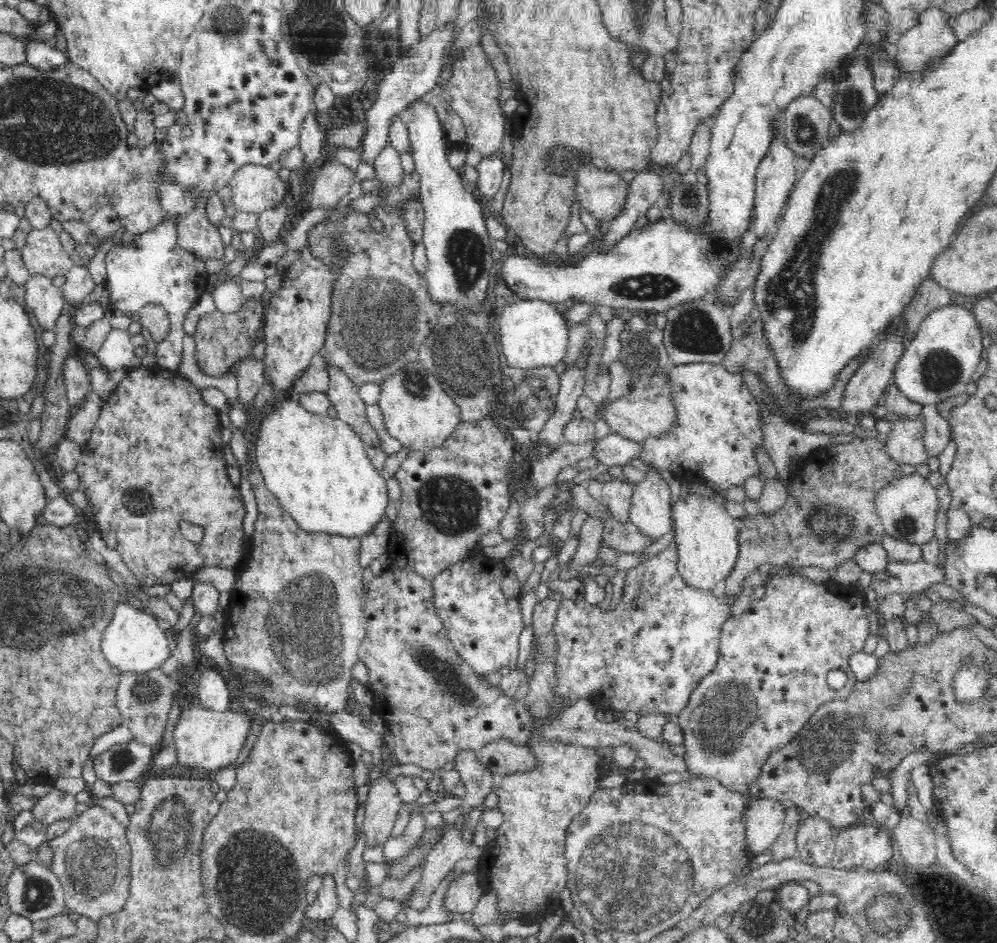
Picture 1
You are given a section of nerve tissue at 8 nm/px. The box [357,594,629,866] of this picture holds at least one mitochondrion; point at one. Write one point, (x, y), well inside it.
(450, 679)

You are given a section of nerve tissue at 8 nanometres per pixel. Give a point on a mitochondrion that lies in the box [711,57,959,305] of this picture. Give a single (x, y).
(806, 134)

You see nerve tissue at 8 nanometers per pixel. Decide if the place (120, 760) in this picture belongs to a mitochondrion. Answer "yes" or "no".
yes

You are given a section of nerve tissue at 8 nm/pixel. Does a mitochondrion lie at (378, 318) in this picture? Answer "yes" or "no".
yes

